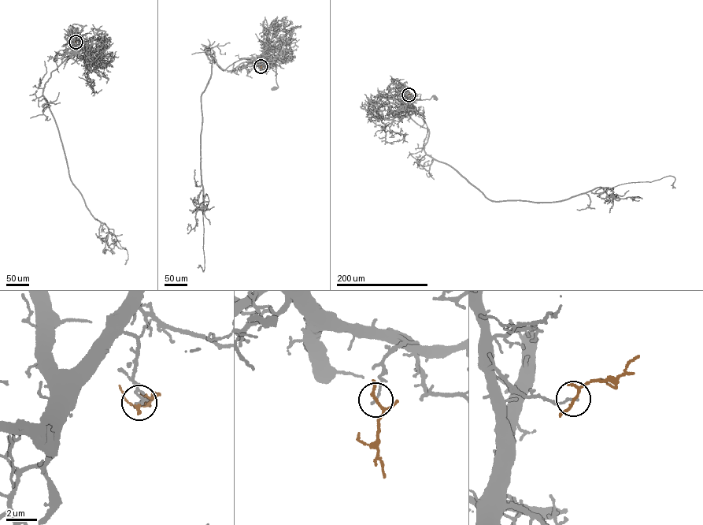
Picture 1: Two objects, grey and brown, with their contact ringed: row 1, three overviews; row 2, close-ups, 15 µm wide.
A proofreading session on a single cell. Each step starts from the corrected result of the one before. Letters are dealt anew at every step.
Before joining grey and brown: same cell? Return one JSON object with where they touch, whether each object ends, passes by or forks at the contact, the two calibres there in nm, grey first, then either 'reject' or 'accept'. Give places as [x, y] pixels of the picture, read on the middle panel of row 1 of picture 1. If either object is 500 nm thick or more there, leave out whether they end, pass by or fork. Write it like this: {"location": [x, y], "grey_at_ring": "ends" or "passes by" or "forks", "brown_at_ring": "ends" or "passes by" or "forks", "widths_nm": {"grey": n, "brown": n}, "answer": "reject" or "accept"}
{"location": [260, 66], "grey_at_ring": "ends", "brown_at_ring": "forks", "widths_nm": {"grey": 160, "brown": 140}, "answer": "reject"}

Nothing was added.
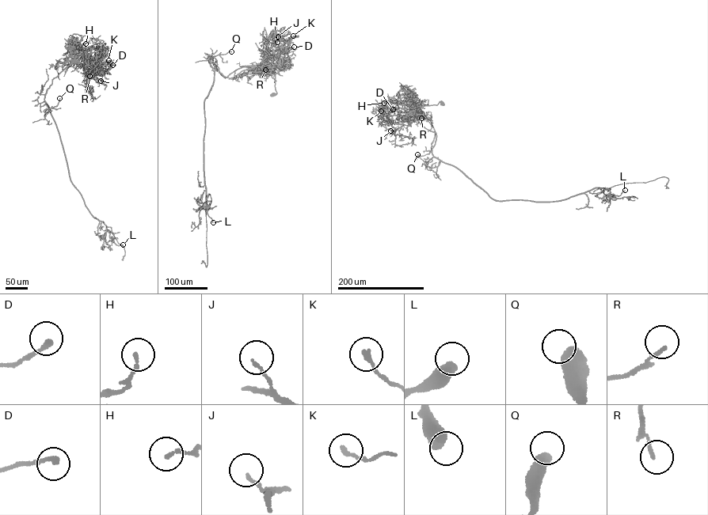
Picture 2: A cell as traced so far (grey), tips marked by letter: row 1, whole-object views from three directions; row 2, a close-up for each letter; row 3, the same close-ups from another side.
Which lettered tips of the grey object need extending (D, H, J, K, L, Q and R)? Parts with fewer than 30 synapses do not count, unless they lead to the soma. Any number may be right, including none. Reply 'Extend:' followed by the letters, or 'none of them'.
Extend: none of them

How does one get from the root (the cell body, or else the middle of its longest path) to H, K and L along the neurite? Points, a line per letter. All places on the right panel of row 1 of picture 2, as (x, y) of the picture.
H: (442, 104), (409, 107), (414, 112), (413, 104), (409, 102), (384, 103)
K: (442, 104), (411, 104), (407, 119), (400, 115), (390, 116), (381, 111)
L: (442, 104), (409, 108), (435, 134), (432, 155), (493, 199), (552, 201), (598, 187), (614, 199), (625, 190)

